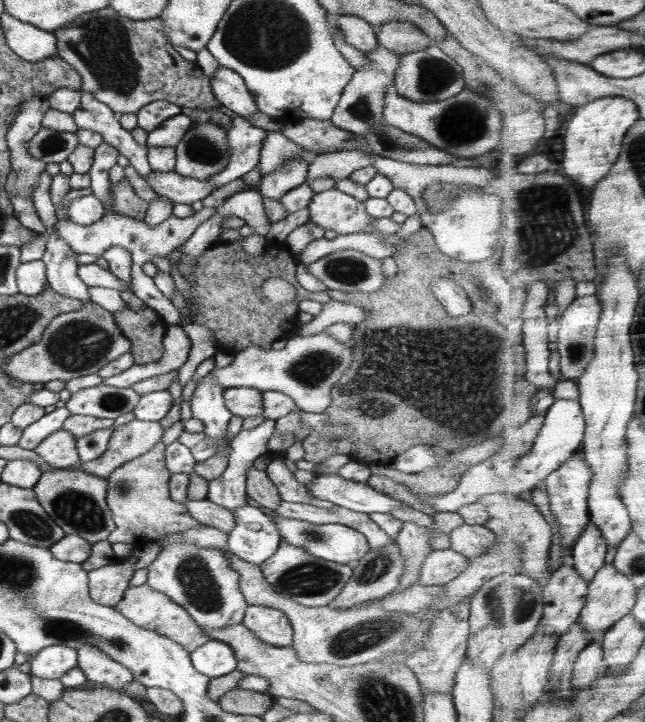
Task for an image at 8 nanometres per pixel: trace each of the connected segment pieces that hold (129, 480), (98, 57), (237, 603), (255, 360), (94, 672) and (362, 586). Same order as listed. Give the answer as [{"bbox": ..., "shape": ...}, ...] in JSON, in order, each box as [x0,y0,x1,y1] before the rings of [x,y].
[{"bbox":[106,441,203,546],"shape":[[[162,441],[158,442],[149,452],[122,464],[107,478],[106,502],[116,525],[107,538],[111,545],[116,542],[135,546],[158,542],[163,536],[203,525],[190,516],[185,503],[170,498],[171,472],[165,463],[165,447]]]},{"bbox":[54,7,218,114],"shape":[[[110,7],[78,15],[78,18],[54,30],[57,37],[57,55],[63,58],[81,76],[81,91],[91,92],[96,100],[107,104],[116,114],[138,112],[139,108],[155,100],[167,100],[182,108],[202,112],[218,108],[211,89],[211,80],[194,62],[184,59],[168,40],[160,17],[148,20],[132,20],[120,16]]]},{"bbox":[145,540,249,628],"shape":[[[189,540],[169,542],[148,567],[145,583],[185,608],[200,628],[224,628],[242,623],[249,605],[239,588],[239,572],[230,565],[225,552],[217,548],[202,548]]]},{"bbox":[209,331,353,413],"shape":[[[326,331],[320,334],[294,335],[287,339],[287,345],[280,350],[264,350],[259,346],[246,347],[234,354],[230,365],[216,367],[209,374],[223,389],[250,387],[261,390],[275,390],[287,394],[301,412],[322,413],[331,403],[331,390],[342,375],[350,368],[353,358],[351,344],[344,344],[332,338]]]},{"bbox":[77,644,134,691],"shape":[[[84,644],[77,651],[77,660],[77,666],[84,672],[88,681],[96,683],[96,686],[122,691],[122,687],[134,681],[132,671],[112,660],[96,646]]]},{"bbox":[330,541,405,608],"shape":[[[391,541],[385,547],[370,549],[360,560],[352,565],[353,573],[330,604],[330,608],[350,608],[359,602],[367,602],[376,598],[383,598],[389,592],[399,588],[399,578],[405,569],[405,560],[402,558],[400,549],[395,541]]]}]

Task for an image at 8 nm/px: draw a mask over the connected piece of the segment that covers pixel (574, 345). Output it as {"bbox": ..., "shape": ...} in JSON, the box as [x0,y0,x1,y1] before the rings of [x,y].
{"bbox":[558,294,605,381],"shape":[[[598,294],[578,297],[568,308],[568,312],[560,317],[561,331],[558,349],[561,352],[561,365],[563,380],[574,379],[578,381],[584,376],[586,369],[597,355],[596,338],[601,325],[601,318],[605,313],[605,305]]]}

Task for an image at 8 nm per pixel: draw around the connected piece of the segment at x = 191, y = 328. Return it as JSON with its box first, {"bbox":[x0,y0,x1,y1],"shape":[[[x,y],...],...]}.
{"bbox":[177,323,219,387],"shape":[[[188,323],[184,325],[183,329],[191,342],[191,349],[186,362],[177,370],[177,378],[182,387],[193,378],[198,365],[207,358],[214,357],[219,350],[219,344],[213,332],[206,326]]]}

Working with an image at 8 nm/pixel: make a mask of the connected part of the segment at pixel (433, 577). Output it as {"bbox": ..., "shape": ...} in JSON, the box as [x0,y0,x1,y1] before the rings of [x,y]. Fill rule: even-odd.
{"bbox":[418,548,469,587],"shape":[[[452,548],[431,550],[424,559],[418,583],[442,587],[447,582],[454,580],[454,577],[462,574],[468,565],[469,558]]]}

